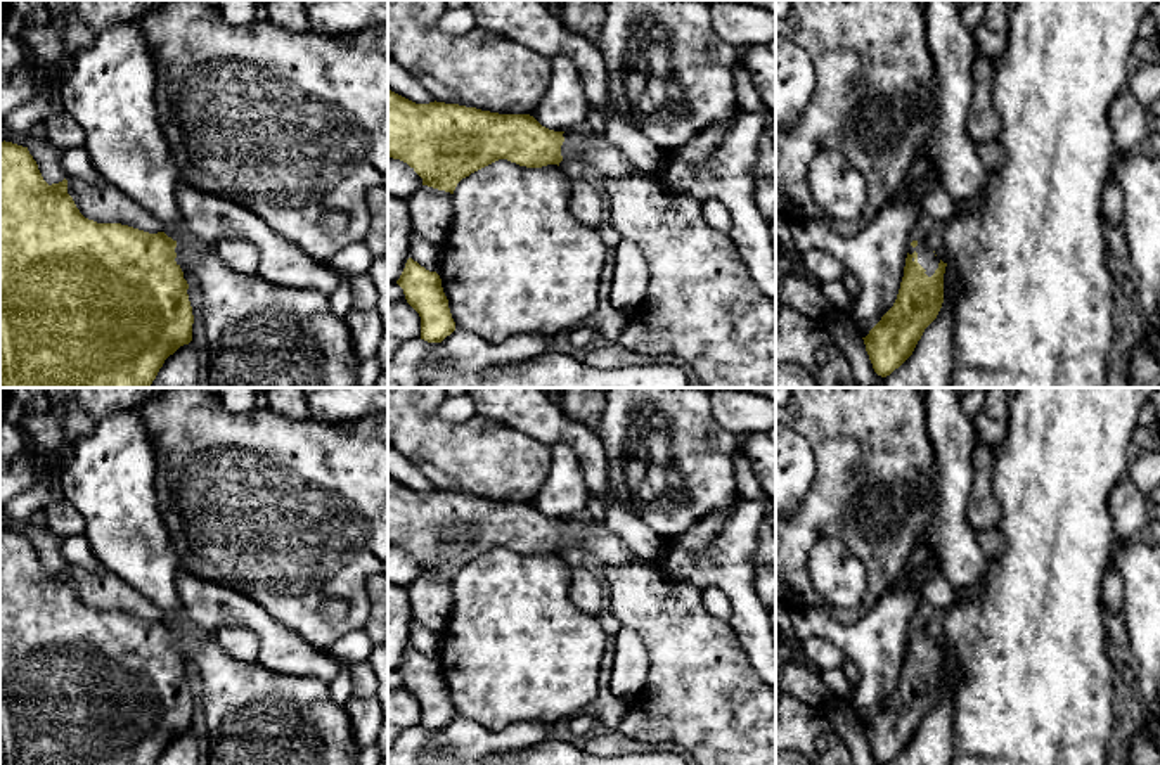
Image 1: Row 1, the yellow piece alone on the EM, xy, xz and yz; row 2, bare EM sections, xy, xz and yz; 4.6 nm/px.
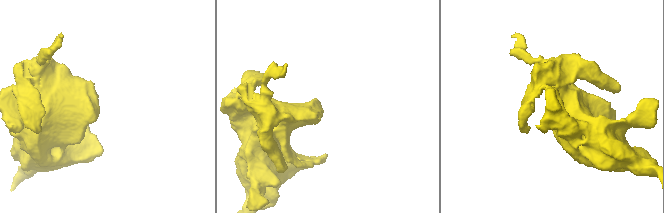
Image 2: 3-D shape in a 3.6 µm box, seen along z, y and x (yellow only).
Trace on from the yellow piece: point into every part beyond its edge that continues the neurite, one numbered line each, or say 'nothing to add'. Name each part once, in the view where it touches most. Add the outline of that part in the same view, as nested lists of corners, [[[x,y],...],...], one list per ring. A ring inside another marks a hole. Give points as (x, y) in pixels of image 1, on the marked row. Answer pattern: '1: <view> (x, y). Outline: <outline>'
1: yz (927, 258). Outline: [[[918,241],[918,246],[909,246],[909,254],[918,253],[918,263],[926,270],[925,273],[931,277],[938,268],[940,258],[933,253],[928,241]]]

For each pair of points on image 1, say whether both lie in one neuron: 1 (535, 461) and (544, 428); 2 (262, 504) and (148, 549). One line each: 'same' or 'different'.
1: different
2: different

